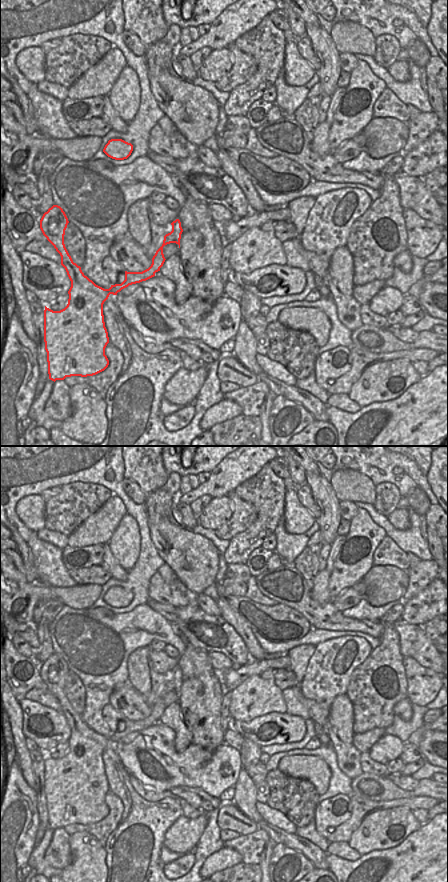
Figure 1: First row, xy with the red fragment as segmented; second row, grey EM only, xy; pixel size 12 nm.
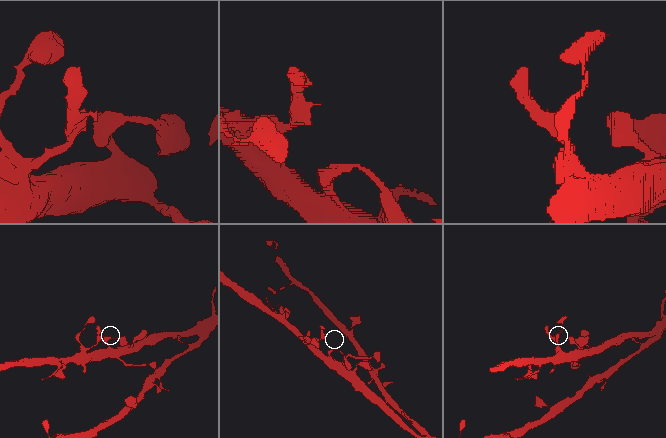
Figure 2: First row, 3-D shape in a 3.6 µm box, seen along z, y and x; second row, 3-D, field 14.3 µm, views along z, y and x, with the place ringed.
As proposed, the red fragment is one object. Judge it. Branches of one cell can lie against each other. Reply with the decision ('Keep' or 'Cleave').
Cleave

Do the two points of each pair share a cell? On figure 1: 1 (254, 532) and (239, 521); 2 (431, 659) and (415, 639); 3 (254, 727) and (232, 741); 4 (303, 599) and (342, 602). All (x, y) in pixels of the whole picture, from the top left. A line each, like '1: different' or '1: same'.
1: different
2: same
3: different
4: different

